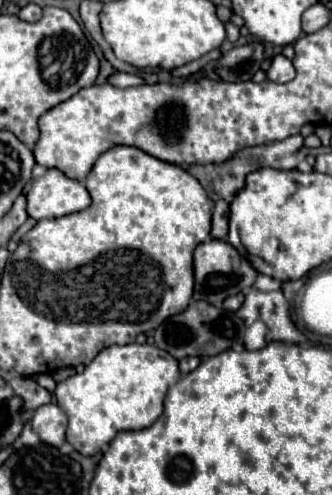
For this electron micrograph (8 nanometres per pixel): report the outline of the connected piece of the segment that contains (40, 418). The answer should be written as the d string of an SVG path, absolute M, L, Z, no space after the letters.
M44 404L40 406L32 416L32 430L40 436L42 442L50 446L62 446L66 440L66 414L56 404Z

